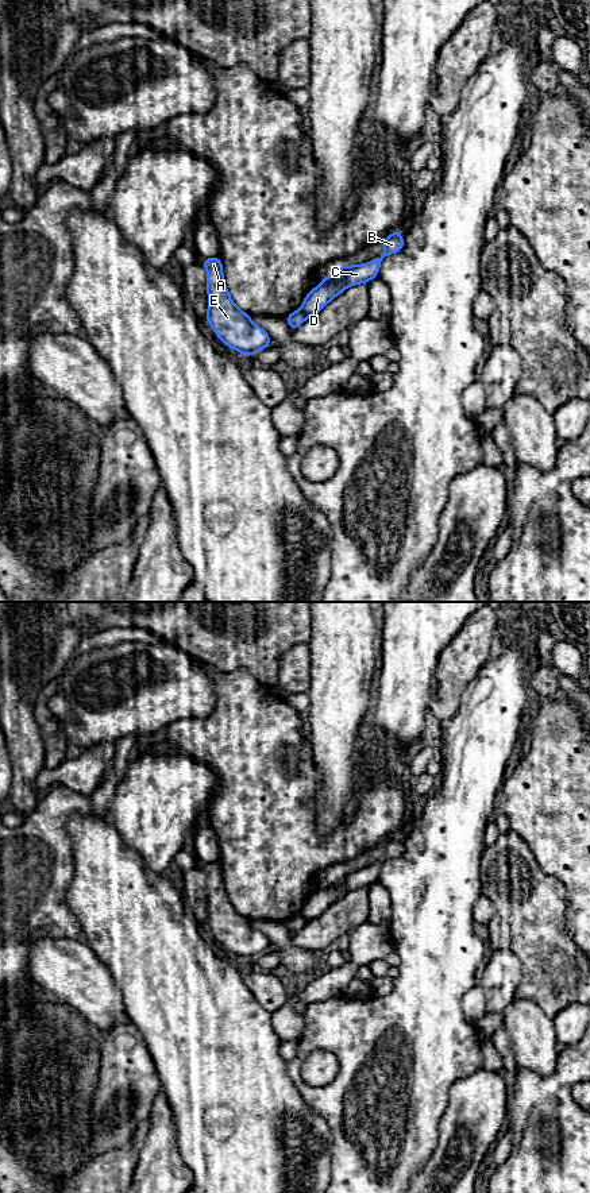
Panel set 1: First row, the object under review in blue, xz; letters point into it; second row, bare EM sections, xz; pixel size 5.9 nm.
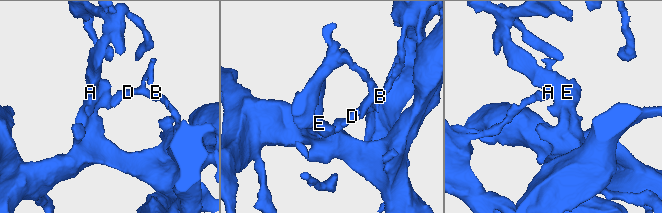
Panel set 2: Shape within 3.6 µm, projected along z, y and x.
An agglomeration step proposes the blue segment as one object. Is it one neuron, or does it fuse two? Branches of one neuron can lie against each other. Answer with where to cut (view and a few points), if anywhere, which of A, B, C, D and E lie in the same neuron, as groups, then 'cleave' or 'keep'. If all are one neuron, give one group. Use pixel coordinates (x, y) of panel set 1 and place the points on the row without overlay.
cut xz (300, 914), (307, 922); groups A E / B C D; cleave

